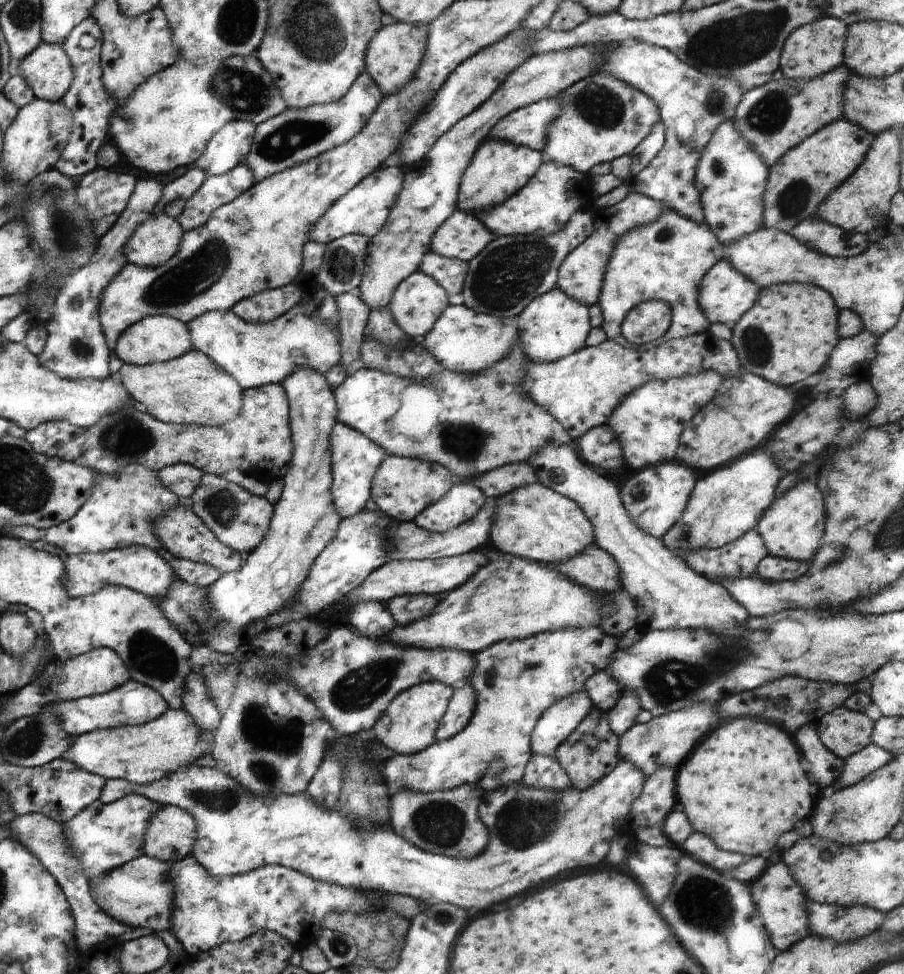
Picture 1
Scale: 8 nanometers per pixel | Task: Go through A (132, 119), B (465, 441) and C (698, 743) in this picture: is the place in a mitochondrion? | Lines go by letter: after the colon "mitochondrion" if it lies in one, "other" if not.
A: mitochondrion
B: mitochondrion
C: other

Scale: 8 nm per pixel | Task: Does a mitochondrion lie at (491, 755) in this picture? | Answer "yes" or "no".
no

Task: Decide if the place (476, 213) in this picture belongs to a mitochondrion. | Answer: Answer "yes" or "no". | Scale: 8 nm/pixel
no

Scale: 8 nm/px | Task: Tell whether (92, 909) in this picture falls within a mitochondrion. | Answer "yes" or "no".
no

